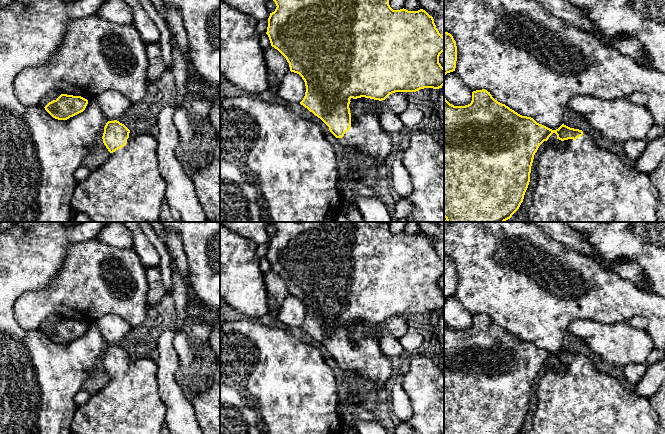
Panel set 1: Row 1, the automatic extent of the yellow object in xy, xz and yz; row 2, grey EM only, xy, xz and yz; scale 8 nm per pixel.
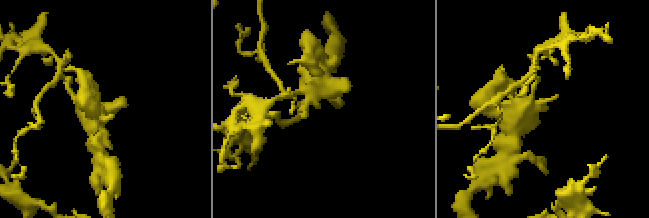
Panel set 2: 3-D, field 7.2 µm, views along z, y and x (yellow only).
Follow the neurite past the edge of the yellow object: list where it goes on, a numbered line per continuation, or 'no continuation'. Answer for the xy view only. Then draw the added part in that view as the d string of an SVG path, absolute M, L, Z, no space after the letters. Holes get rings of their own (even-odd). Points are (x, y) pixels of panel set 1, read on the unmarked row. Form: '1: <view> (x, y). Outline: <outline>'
1: xy (130, 403). Outline: M129 357L124 371L110 377L102 390L91 395L87 402L77 407L71 422L72 434L161 434L166 408L159 396L157 370L157 363L151 358L141 357L132 362Z

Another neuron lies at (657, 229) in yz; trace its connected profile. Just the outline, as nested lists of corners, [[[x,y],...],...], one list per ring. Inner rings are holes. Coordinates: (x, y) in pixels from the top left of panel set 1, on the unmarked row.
[[[564,222],[578,231],[598,253],[598,261],[605,266],[613,260],[631,260],[637,263],[648,277],[652,292],[665,297],[665,222]]]

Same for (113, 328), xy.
[[[114,314],[104,315],[90,324],[100,329],[108,345],[117,344],[133,329],[127,321]]]

